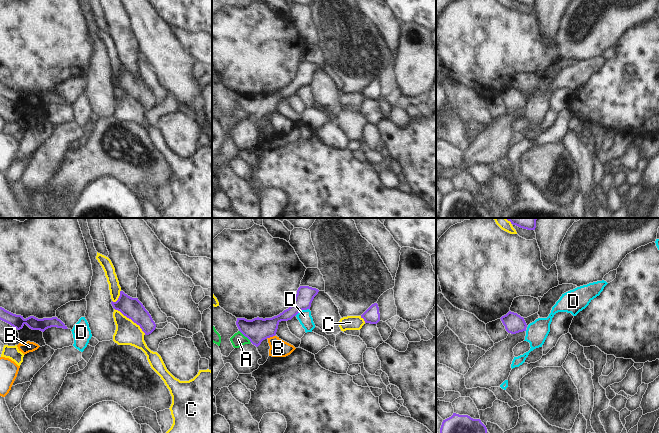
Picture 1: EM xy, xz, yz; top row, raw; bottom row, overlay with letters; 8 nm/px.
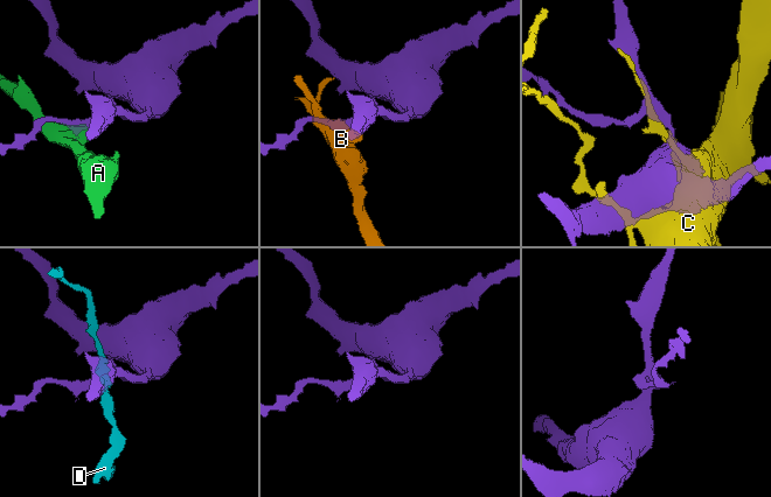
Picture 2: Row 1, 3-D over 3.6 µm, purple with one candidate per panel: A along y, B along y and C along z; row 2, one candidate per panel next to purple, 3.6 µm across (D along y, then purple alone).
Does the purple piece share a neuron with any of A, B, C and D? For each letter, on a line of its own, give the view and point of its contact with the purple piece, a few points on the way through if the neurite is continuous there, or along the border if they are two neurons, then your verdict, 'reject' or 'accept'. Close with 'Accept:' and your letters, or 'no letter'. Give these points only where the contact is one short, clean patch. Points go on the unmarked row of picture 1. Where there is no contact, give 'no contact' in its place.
A: meets purple in xz at (245, 112); reject
B: meets purple in xz at (270, 112); border along xz (274, 111), (266, 114); reject
C: meets purple in xy at (131, 95); reject
D: meets purple in xz at (301, 86); border along xz (308, 84), (300, 86), (295, 91); reject
Accept: no letter

